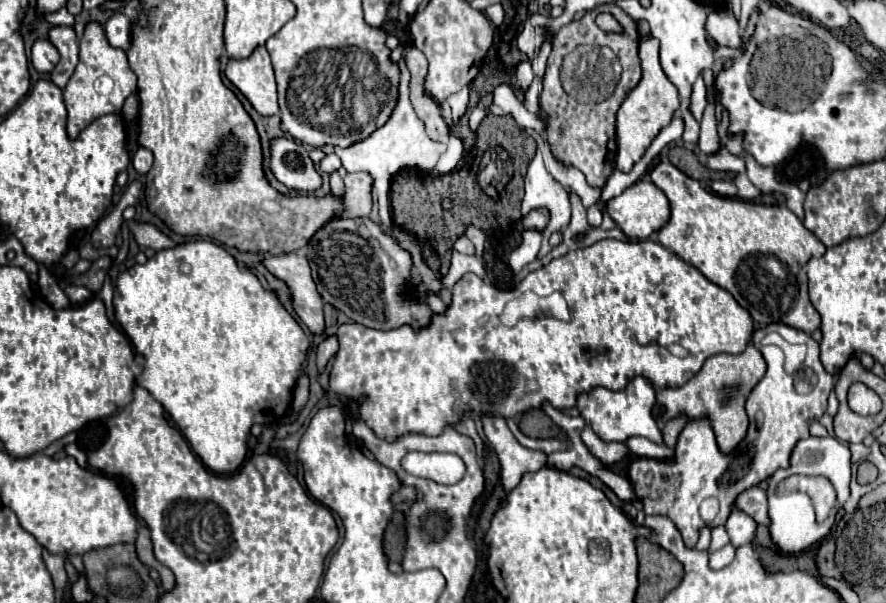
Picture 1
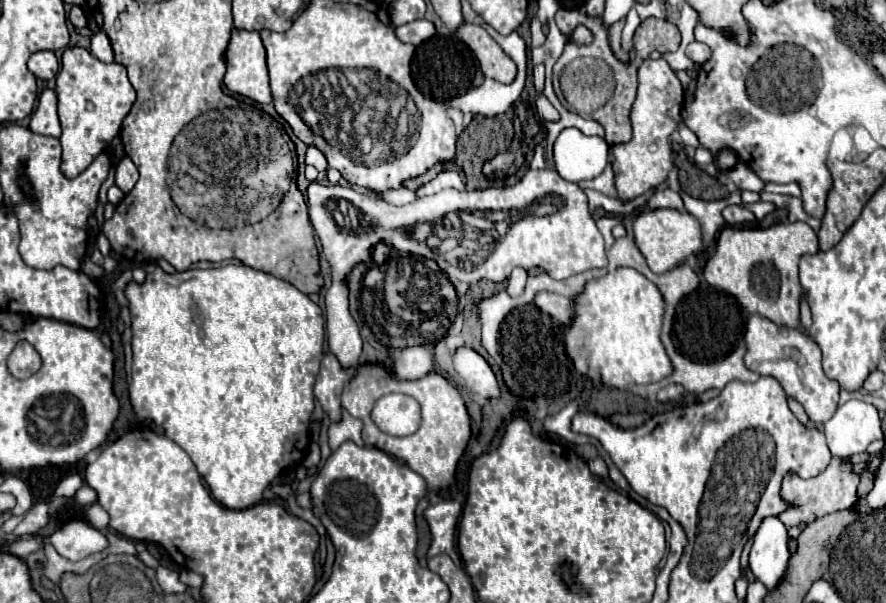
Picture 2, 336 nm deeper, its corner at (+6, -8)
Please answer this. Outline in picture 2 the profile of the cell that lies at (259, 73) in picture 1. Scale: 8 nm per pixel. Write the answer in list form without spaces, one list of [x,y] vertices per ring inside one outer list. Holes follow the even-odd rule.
[[[232,31],[226,51],[228,71],[224,85],[238,95],[258,103],[270,103],[266,51],[258,31]]]

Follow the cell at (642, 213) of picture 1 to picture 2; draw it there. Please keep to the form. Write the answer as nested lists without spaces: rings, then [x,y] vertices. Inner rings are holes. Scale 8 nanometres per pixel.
[[[676,209],[640,211],[632,223],[632,235],[634,235],[636,247],[640,249],[640,253],[644,253],[644,259],[654,273],[666,273],[678,263],[686,261],[692,253],[702,251],[702,235],[700,235],[698,221],[690,213],[680,213]]]

